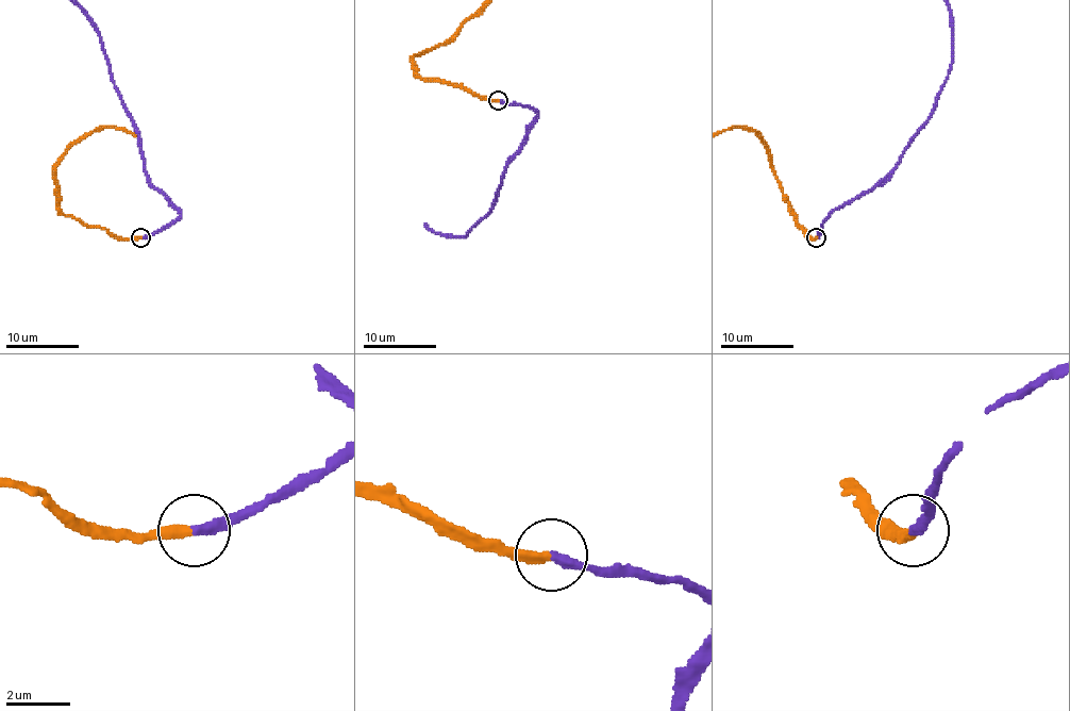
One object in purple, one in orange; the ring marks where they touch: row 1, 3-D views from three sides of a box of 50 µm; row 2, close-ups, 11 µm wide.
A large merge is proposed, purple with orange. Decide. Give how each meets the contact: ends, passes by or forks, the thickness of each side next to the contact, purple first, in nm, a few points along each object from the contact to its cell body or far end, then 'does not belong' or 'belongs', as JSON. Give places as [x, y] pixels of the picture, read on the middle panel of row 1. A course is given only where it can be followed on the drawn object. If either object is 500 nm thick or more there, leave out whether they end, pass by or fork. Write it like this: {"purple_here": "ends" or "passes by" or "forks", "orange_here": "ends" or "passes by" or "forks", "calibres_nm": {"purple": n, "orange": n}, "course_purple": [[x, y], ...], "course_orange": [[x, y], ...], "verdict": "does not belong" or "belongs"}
{"purple_here": "ends", "orange_here": "ends", "calibres_nm": {"purple": 300, "orange": 320}, "course_orange": [[499, 99], [481, 99], [458, 87], [424, 81], [414, 60], [442, 45]], "verdict": "belongs"}

